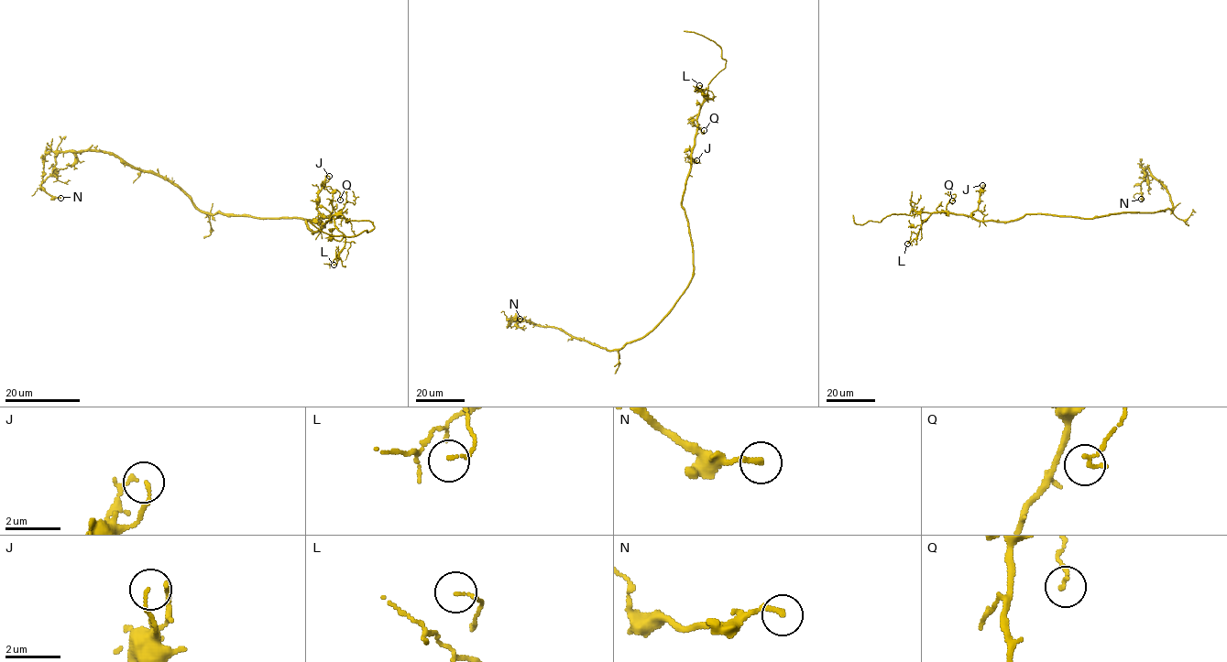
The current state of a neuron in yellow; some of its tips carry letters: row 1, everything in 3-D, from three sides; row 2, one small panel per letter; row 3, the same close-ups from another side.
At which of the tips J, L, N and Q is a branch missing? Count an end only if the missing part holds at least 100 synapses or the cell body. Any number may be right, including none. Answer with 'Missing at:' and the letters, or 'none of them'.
Missing at: none of them

